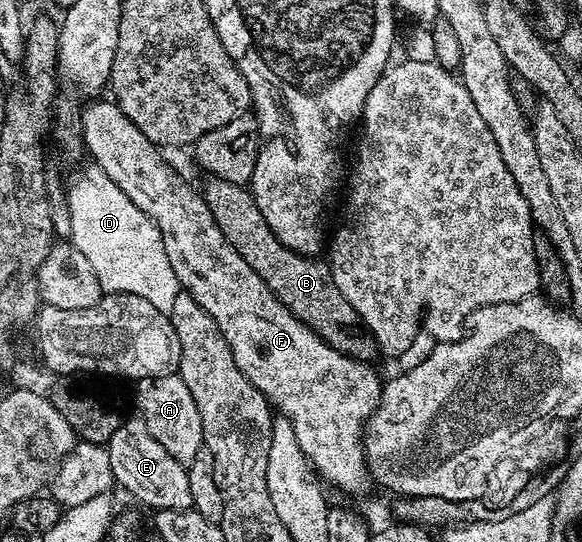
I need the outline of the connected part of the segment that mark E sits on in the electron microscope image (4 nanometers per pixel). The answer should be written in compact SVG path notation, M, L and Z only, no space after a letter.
M132 418L121 422L119 429L115 429L115 437L111 437L107 444L114 484L134 495L143 506L153 507L154 512L190 510L193 502L186 464L175 461L175 457L171 457L171 453L147 433L147 425L143 425L141 418Z

